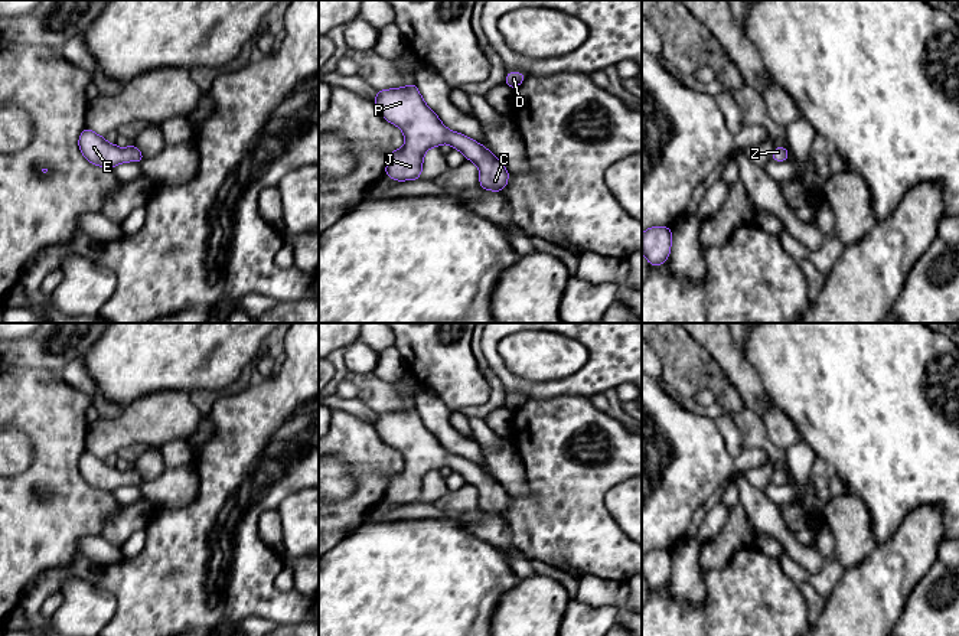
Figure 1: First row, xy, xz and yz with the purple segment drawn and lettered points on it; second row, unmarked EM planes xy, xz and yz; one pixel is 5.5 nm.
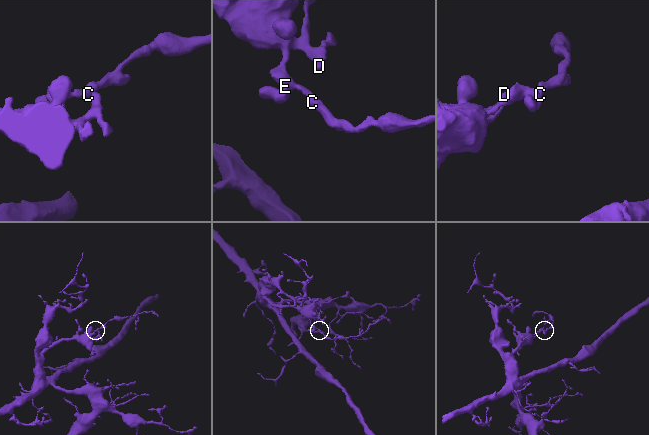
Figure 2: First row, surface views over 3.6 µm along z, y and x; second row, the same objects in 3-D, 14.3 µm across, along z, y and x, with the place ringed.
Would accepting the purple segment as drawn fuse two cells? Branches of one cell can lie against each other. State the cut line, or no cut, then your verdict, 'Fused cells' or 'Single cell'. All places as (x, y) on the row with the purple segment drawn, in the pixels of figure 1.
No split. Single cell

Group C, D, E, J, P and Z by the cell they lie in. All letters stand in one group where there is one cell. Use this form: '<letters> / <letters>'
C D E J P Z

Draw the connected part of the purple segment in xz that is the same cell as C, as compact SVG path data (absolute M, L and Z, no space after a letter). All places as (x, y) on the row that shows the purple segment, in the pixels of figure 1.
M415 84L378 91L374 104L379 114L402 130L405 146L391 151L385 175L394 180L421 177L424 154L431 147L448 143L460 150L480 170L479 186L500 192L506 187L509 172L483 144L470 137L450 131L438 115L424 102Z

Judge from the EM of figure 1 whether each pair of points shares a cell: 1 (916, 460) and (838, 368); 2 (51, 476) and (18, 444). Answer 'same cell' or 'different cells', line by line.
1: same cell
2: different cells

